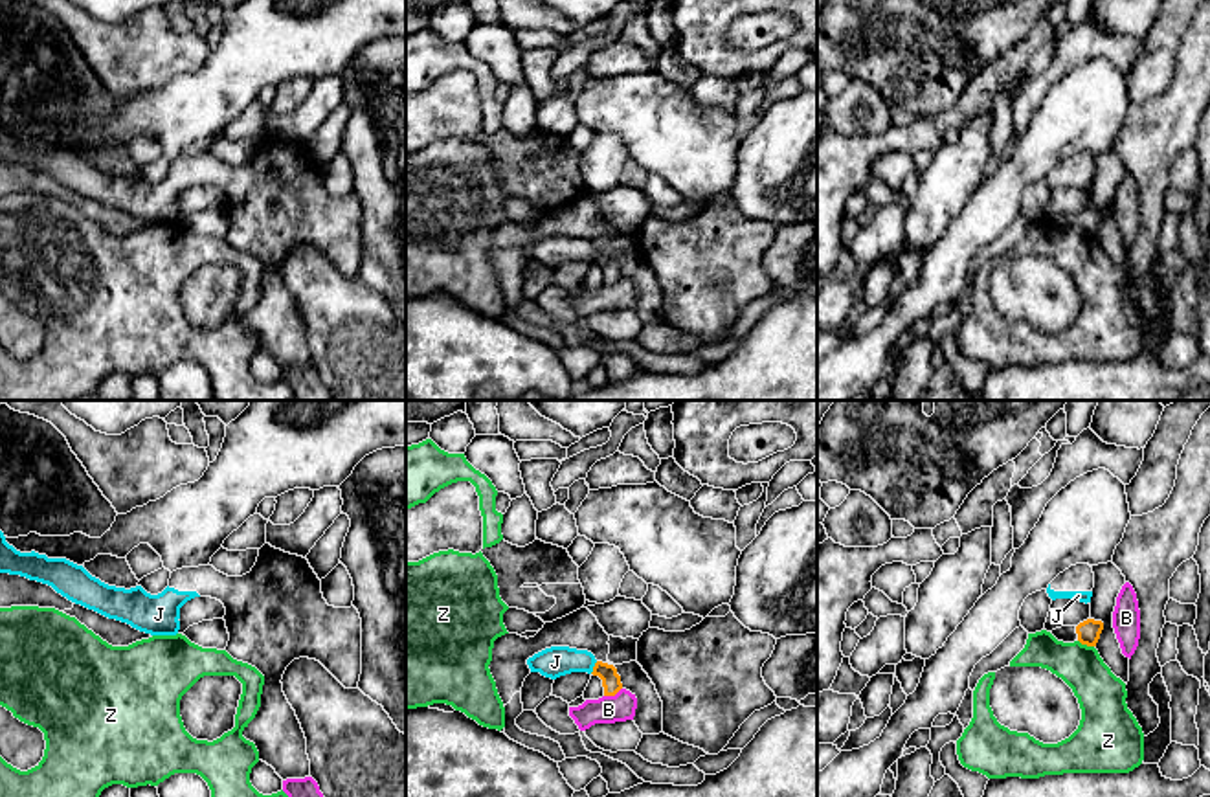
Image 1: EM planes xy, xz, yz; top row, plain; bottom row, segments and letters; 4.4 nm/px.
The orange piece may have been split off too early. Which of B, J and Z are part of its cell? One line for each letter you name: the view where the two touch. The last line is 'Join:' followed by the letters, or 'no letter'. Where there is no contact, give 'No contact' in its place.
Join: no letter

